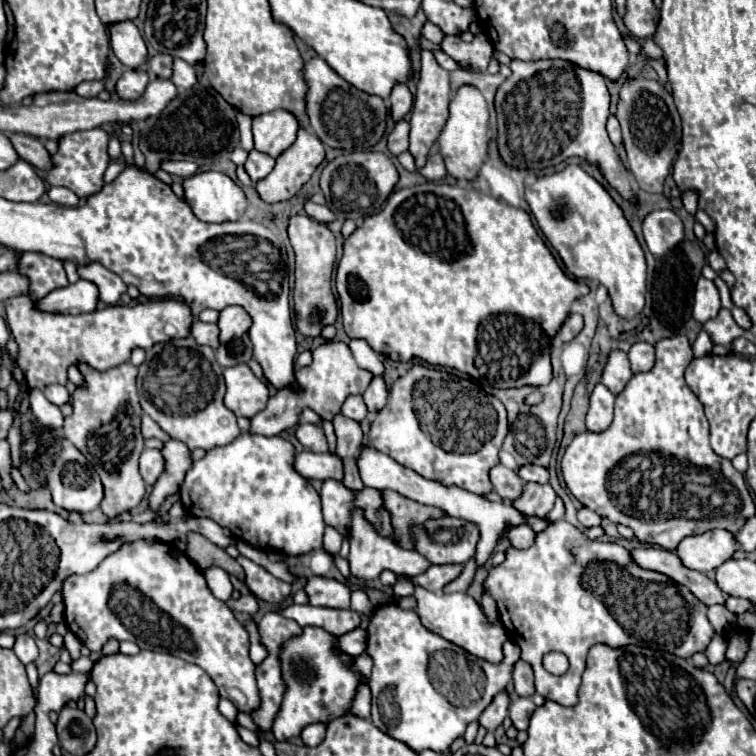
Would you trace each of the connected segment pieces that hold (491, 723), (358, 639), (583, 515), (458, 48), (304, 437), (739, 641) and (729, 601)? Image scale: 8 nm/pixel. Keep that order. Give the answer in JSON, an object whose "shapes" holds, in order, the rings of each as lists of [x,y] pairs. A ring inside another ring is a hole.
{"shapes":[[[[500,692],[492,700],[492,704],[480,714],[480,718],[478,718],[480,726],[484,726],[488,732],[494,732],[502,724],[502,720],[508,716],[508,706],[510,706],[508,694],[506,692]]],[[[356,628],[344,636],[340,636],[340,648],[350,656],[360,656],[366,650],[366,630]]],[[[582,508],[582,510],[578,512],[578,520],[580,520],[580,524],[586,526],[586,528],[600,526],[600,516],[598,516],[594,510],[590,510],[590,508]]],[[[476,34],[470,44],[462,42],[460,36],[446,36],[440,48],[466,72],[484,72],[492,56],[492,42],[486,34]]],[[[298,424],[296,438],[298,438],[298,442],[300,442],[306,450],[310,450],[310,452],[328,452],[326,436],[324,436],[322,428],[318,428],[318,426]]],[[[732,632],[732,634],[726,636],[726,640],[728,640],[726,660],[732,662],[732,664],[742,662],[744,656],[746,656],[746,652],[748,652],[748,634],[742,632],[742,636],[740,636],[740,632]]],[[[726,598],[726,602],[724,602],[724,606],[732,612],[732,614],[744,614],[746,610],[750,610],[750,602],[748,600],[744,600],[744,598]]]]}

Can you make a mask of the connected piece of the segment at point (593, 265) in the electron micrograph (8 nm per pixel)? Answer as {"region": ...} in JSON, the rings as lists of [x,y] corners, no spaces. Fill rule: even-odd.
{"region":[[[568,164],[564,170],[540,176],[534,184],[526,186],[526,202],[530,204],[540,230],[576,278],[598,280],[604,284],[618,316],[634,318],[642,312],[646,292],[644,252],[620,206],[600,182],[580,166]]]}

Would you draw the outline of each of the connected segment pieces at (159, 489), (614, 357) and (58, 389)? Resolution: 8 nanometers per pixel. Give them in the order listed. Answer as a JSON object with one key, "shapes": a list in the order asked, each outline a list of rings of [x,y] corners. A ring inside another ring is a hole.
{"shapes":[[[[178,440],[166,442],[162,454],[164,454],[164,474],[160,474],[156,486],[152,486],[152,492],[148,496],[148,510],[152,512],[158,512],[168,496],[178,494],[184,482],[184,474],[188,472],[188,466],[192,466],[192,454],[188,446],[184,446],[184,442]]],[[[614,350],[608,358],[608,364],[604,368],[602,374],[602,384],[612,392],[612,394],[620,394],[624,390],[624,386],[628,384],[628,380],[632,378],[632,370],[630,370],[630,362],[626,352]]],[[[62,384],[46,386],[46,388],[44,388],[44,396],[46,396],[52,404],[56,404],[56,406],[62,406],[62,404],[66,404],[66,402],[70,400],[70,394],[68,394],[68,390],[66,390]]]]}

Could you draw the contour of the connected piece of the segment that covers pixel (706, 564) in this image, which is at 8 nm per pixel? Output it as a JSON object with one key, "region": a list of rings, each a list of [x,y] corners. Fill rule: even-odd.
{"region":[[[708,530],[704,534],[684,538],[678,544],[676,554],[686,568],[708,572],[708,570],[716,570],[720,564],[732,558],[736,548],[738,548],[738,540],[734,534],[726,530]]]}

